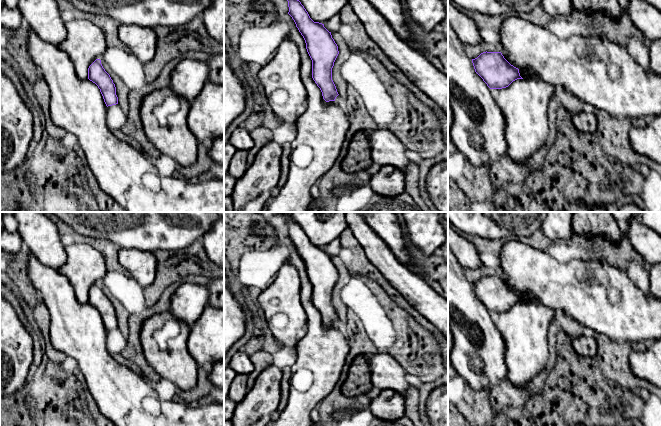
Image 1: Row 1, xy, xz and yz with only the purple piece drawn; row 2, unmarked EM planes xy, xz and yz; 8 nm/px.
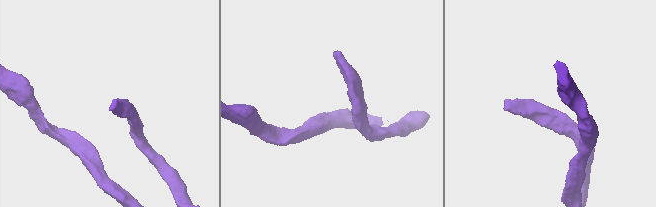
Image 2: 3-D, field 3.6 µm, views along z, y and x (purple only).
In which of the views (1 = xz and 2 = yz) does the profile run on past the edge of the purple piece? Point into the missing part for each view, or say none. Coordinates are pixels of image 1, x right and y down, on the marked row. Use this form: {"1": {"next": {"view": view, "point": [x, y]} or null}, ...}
{"1": {"next": null}, "2": {"next": null}}

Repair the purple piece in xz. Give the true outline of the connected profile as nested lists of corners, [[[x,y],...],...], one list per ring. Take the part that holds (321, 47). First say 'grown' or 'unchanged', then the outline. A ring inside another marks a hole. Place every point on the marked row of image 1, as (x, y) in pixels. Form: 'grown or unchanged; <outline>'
unchanged; [[[287,0],[288,14],[303,36],[312,60],[312,78],[320,88],[326,102],[335,101],[339,95],[332,80],[332,68],[339,54],[338,46],[324,24],[314,22],[299,0]]]

